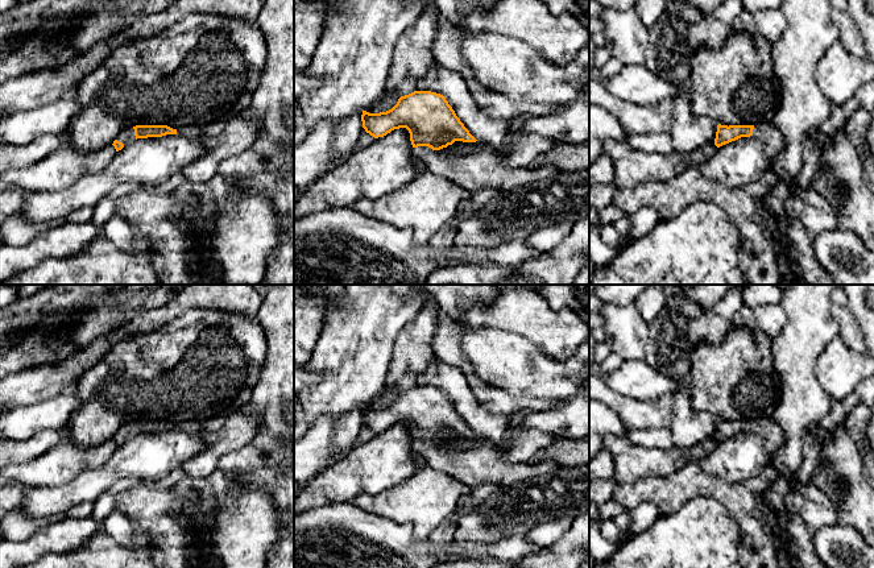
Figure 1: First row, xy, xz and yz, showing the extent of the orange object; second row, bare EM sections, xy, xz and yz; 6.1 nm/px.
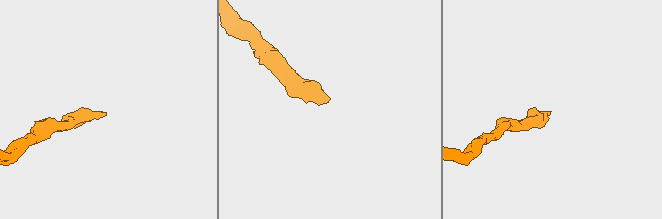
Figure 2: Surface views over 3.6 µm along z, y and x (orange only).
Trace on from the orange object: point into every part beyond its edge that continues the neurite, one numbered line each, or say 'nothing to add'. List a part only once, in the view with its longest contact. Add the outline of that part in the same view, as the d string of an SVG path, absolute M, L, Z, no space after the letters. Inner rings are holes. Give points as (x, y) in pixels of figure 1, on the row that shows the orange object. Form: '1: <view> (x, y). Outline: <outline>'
1: xz (483, 169). Outline: M480 141L481 149L467 156L444 156L428 146L415 148L415 156L422 159L430 171L442 175L471 194L480 188L492 188L497 192L517 188L540 179L552 178L560 171L552 166L542 169L509 167L501 162L501 152L488 142Z

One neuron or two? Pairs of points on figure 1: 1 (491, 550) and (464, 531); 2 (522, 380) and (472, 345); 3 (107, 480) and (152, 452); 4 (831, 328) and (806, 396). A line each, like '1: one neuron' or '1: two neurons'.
1: two neurons
2: one neuron
3: one neuron
4: one neuron

